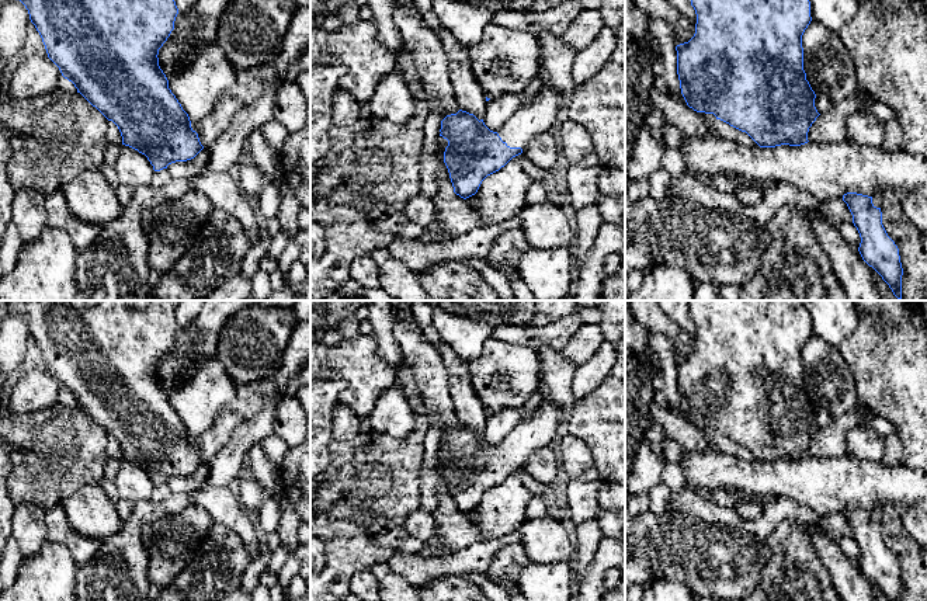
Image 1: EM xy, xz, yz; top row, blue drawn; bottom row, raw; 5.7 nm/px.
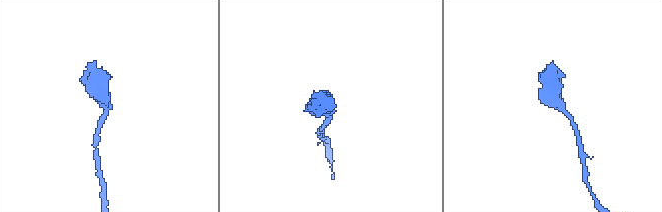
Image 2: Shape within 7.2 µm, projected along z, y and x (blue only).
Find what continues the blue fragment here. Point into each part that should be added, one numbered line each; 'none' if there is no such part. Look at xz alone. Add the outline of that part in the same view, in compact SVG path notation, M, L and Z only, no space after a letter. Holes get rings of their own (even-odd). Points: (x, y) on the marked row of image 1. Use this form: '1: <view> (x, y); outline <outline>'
1: xz (538, 115); outline M546 81L497 133L507 146L524 150L535 136L555 131L560 105L558 93Z

